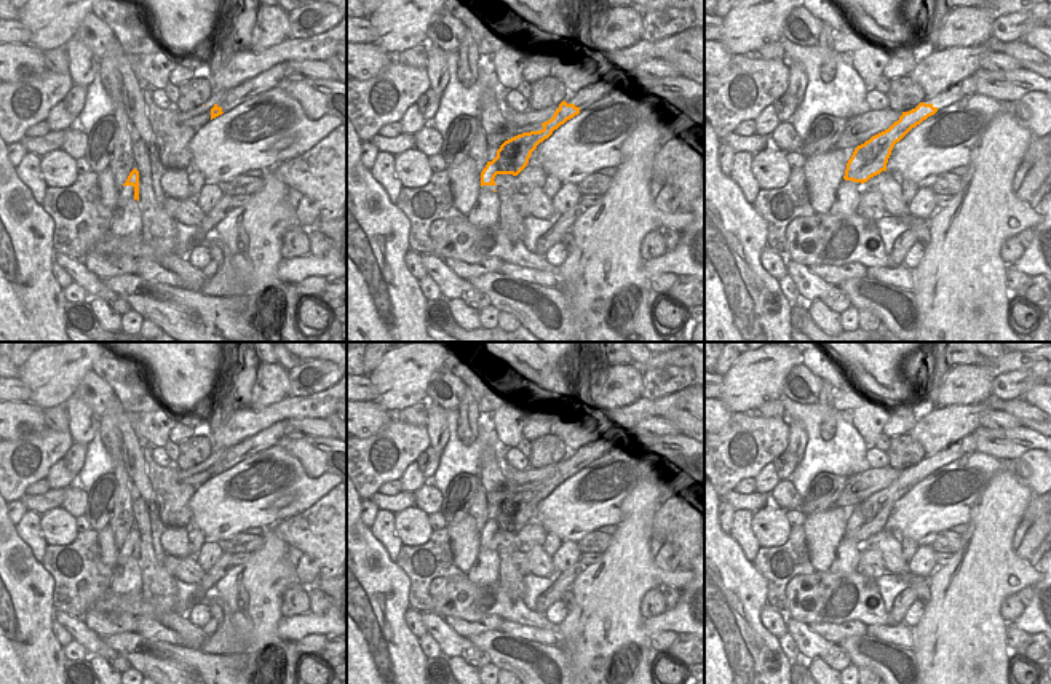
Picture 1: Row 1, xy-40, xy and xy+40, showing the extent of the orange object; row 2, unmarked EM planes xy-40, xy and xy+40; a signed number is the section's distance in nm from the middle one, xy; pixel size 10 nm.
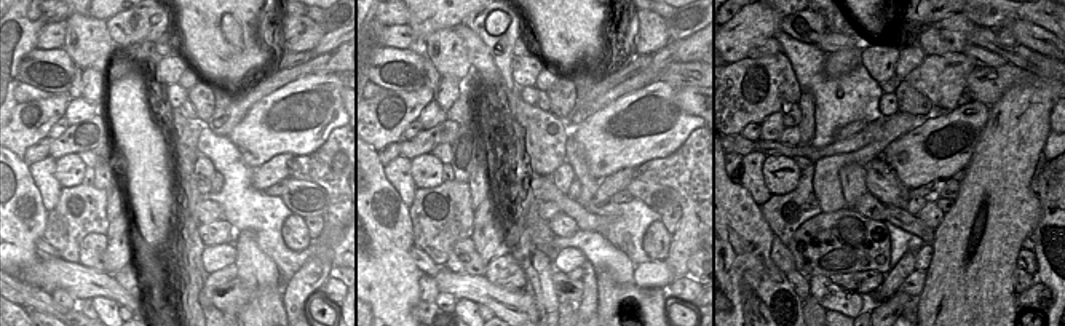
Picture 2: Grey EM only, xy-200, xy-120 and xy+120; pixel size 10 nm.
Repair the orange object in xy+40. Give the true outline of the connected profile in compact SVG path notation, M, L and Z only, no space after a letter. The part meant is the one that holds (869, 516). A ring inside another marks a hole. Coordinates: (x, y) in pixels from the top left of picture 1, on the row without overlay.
M920 460L915 467L902 470L898 479L888 487L872 494L858 503L847 521L845 539L867 540L871 535L886 529L886 521L896 500L899 500L912 486L928 475L934 473L938 465Z

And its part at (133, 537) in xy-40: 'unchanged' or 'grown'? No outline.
grown

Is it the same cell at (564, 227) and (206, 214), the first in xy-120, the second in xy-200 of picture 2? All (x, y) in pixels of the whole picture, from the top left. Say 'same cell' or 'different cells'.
different cells

